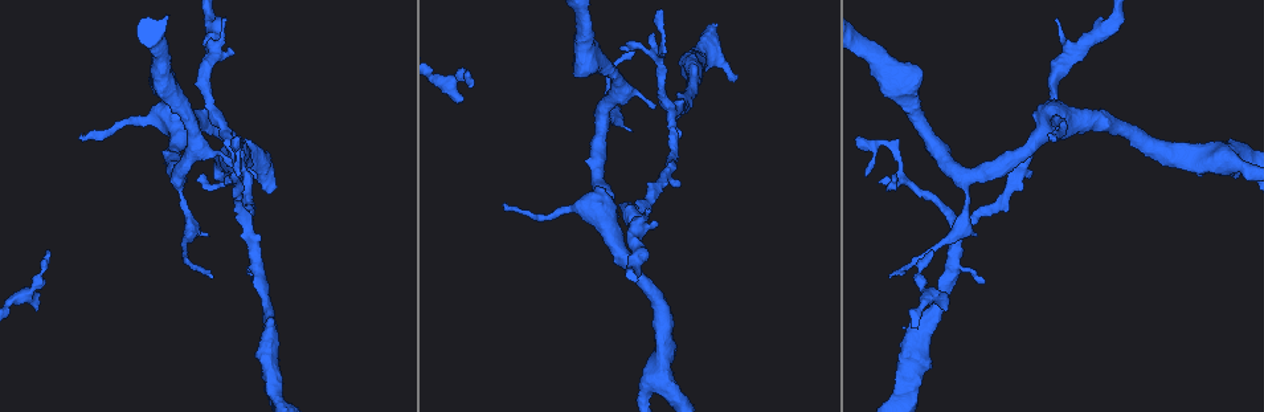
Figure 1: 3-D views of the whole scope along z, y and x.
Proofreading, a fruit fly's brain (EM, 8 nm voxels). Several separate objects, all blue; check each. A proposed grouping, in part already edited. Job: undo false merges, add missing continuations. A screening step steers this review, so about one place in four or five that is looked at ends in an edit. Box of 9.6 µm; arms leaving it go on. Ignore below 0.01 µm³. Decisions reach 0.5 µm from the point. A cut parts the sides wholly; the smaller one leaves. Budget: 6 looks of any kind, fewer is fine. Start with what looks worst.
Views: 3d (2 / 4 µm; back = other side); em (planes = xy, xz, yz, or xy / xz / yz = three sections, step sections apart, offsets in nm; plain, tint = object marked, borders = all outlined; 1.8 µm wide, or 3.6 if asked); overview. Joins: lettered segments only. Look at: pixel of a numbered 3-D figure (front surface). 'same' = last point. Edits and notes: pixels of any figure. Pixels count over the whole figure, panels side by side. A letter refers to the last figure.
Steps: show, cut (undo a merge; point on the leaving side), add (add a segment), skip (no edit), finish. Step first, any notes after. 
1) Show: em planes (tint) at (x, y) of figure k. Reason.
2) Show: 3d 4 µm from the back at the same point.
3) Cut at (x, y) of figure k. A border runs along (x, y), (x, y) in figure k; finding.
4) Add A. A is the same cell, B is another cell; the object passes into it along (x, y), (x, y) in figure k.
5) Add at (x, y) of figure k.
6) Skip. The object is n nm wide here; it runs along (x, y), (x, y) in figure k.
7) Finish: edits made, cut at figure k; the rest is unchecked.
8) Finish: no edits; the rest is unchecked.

Show: 3d 2 µm from the back at (48, 251) of figure 1.

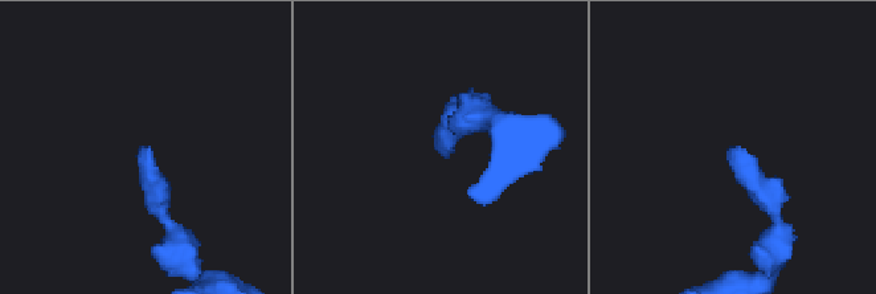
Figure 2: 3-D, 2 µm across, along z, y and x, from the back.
Show: em planes (plain) at (151, 148) of figure 2. Now the EM.

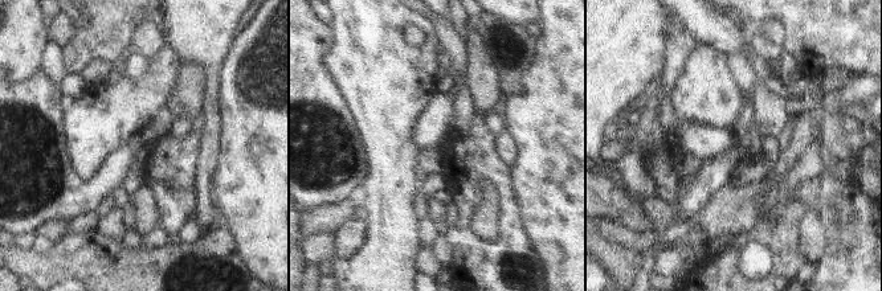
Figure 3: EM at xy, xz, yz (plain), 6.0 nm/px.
Show: em planes (borders) at the same point.

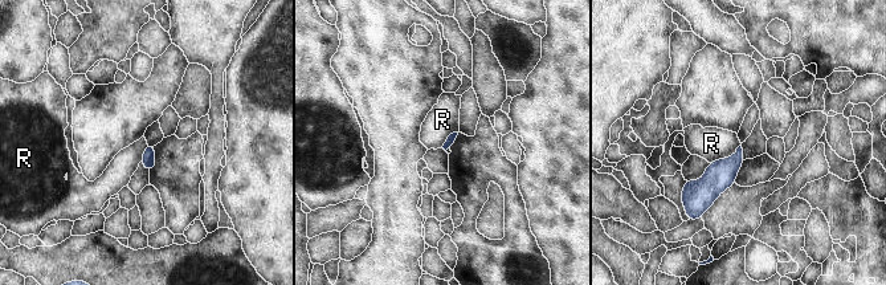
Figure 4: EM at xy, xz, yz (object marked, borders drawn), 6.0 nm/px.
Skip. R is another cell; a border runs along (740, 143), (730, 157), (710, 163) in figure 4; no lettered segment goes on from it.

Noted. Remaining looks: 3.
Show: 3d 2 µm at (888, 275) of figure 1. An open end.

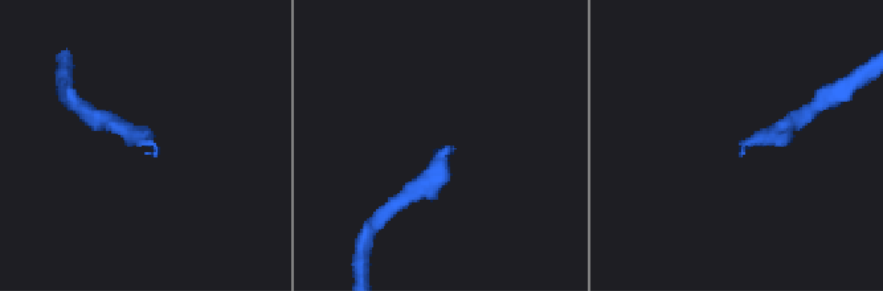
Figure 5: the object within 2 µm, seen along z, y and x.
Show: em yz step 16 (borders) at (156, 152) of figure 5.

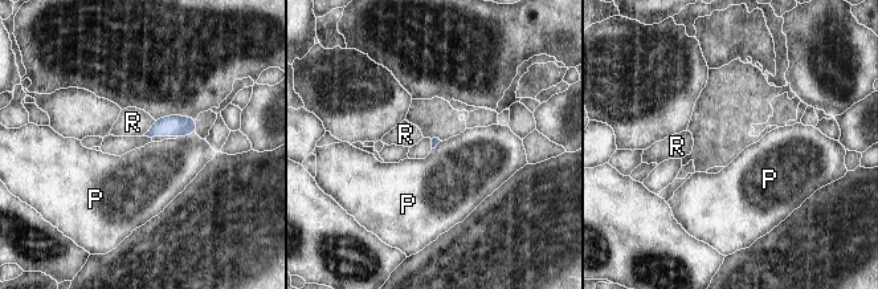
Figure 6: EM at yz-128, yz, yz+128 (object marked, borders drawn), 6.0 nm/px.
Skip. The longest contact is with P, 120 nm; P and R are other cells; a border runs along (195, 131), (178, 137) in figure 6; none of them fits.

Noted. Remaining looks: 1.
Show: em xy step 16 (borders) at (225, 16) of figure 1. Thin end.

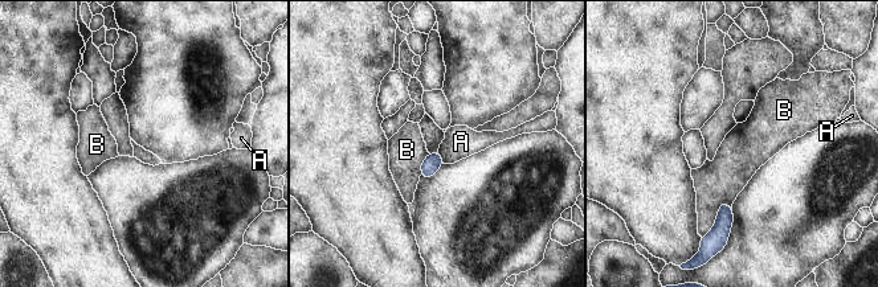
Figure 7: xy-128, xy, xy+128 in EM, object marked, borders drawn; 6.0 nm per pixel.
Skip. A and B are other cells; a border runs along (437, 152), (445, 163) in figure 7; no lettered segment goes on from it.

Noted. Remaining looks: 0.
Finish: no edits; the rest is unchecked.

